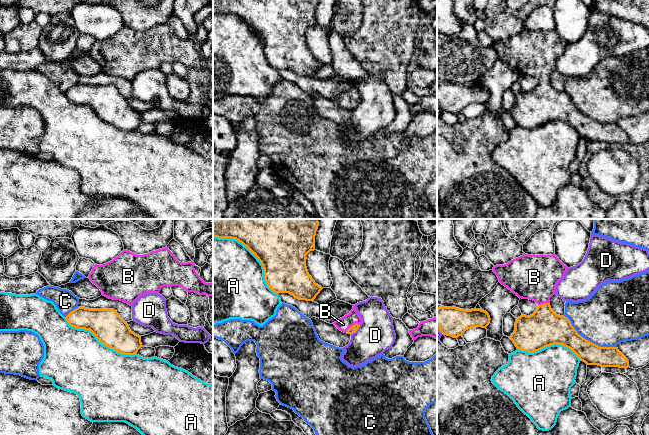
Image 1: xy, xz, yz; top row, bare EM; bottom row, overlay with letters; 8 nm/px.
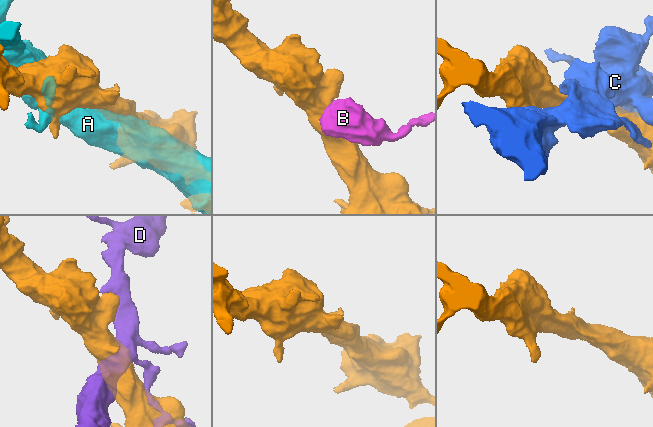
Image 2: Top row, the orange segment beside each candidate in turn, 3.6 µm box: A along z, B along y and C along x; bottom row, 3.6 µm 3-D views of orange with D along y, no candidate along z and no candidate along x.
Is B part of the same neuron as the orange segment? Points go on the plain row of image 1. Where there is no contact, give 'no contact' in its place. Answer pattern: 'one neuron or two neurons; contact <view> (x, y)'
one neuron; contact xz (353, 101)

